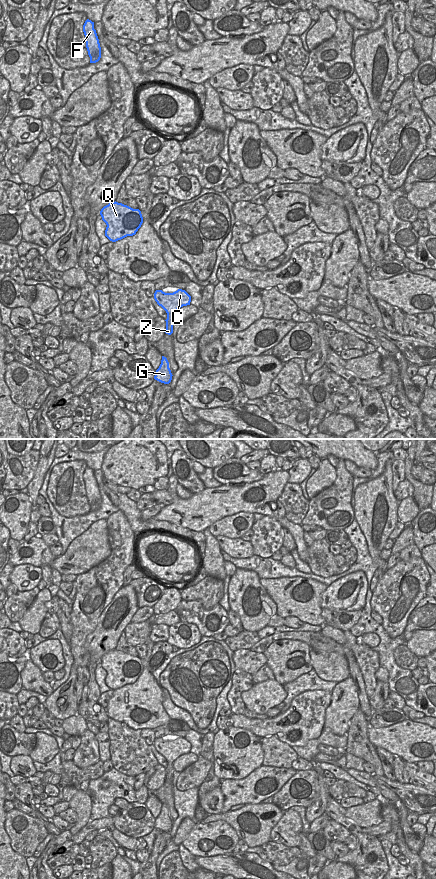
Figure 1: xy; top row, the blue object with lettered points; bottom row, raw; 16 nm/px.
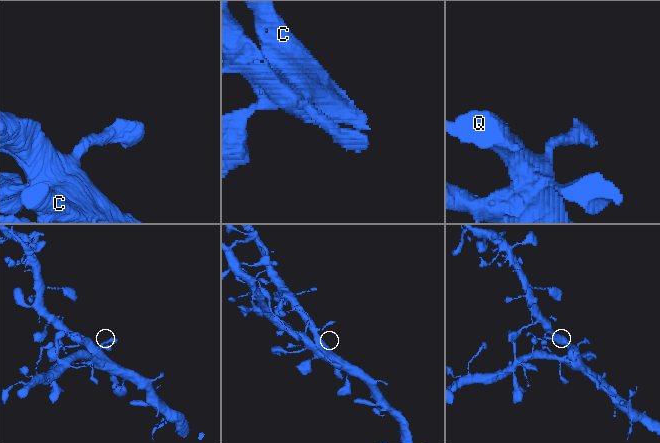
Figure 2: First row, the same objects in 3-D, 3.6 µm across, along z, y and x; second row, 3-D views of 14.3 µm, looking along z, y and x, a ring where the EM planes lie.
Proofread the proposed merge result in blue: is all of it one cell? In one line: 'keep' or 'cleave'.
keep

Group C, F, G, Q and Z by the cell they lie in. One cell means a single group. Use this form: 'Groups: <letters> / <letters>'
Groups: C F G Q Z

